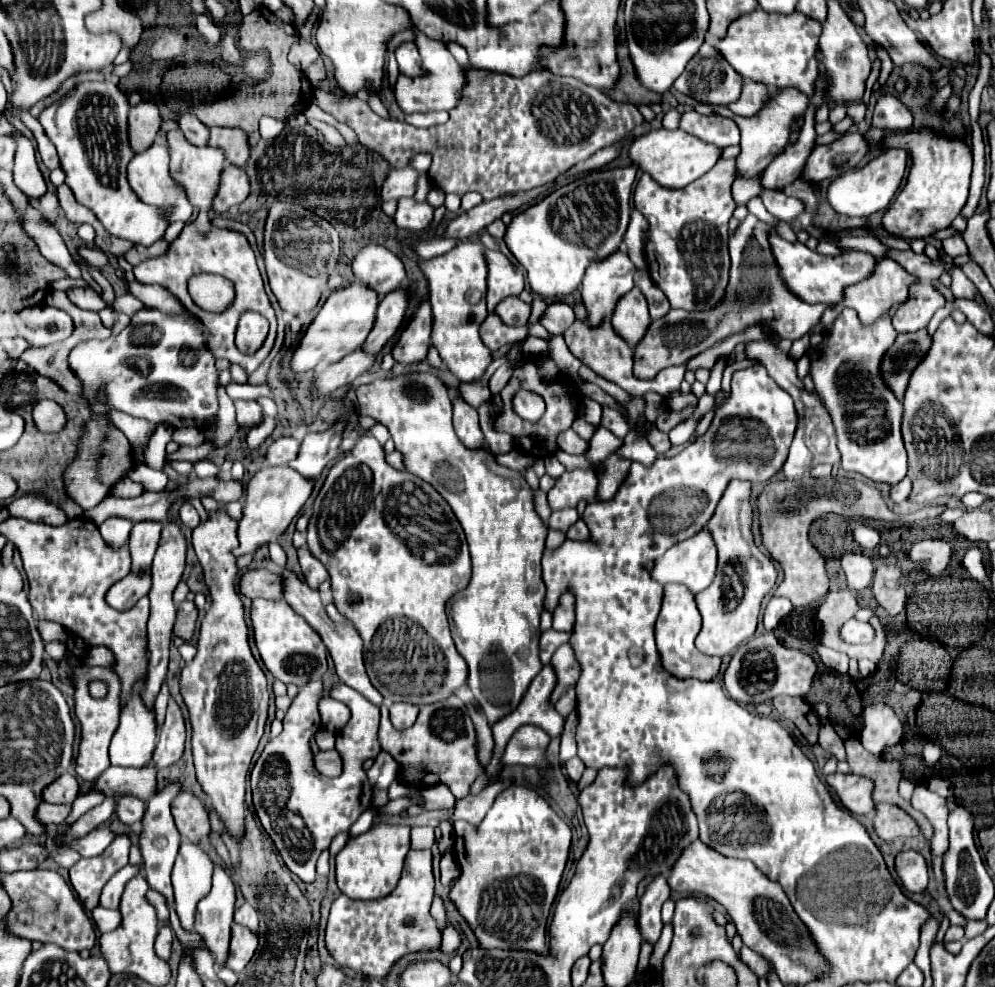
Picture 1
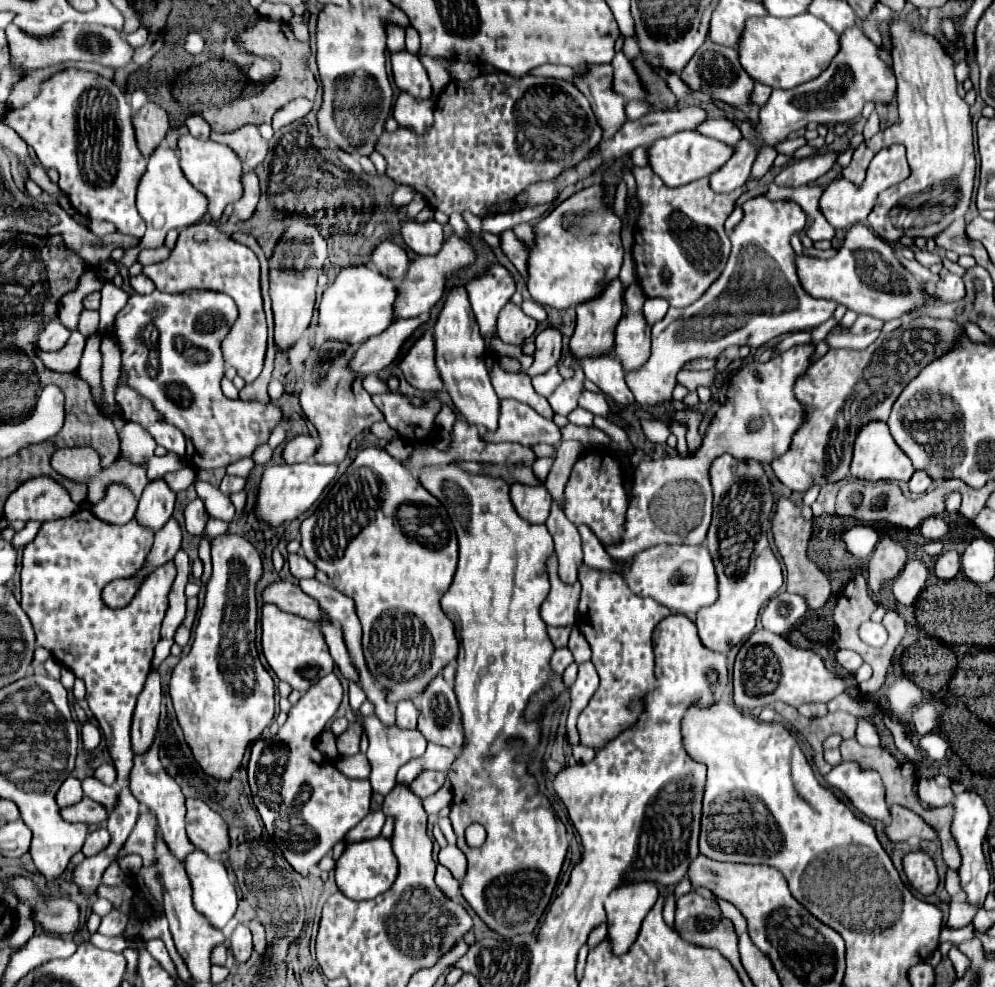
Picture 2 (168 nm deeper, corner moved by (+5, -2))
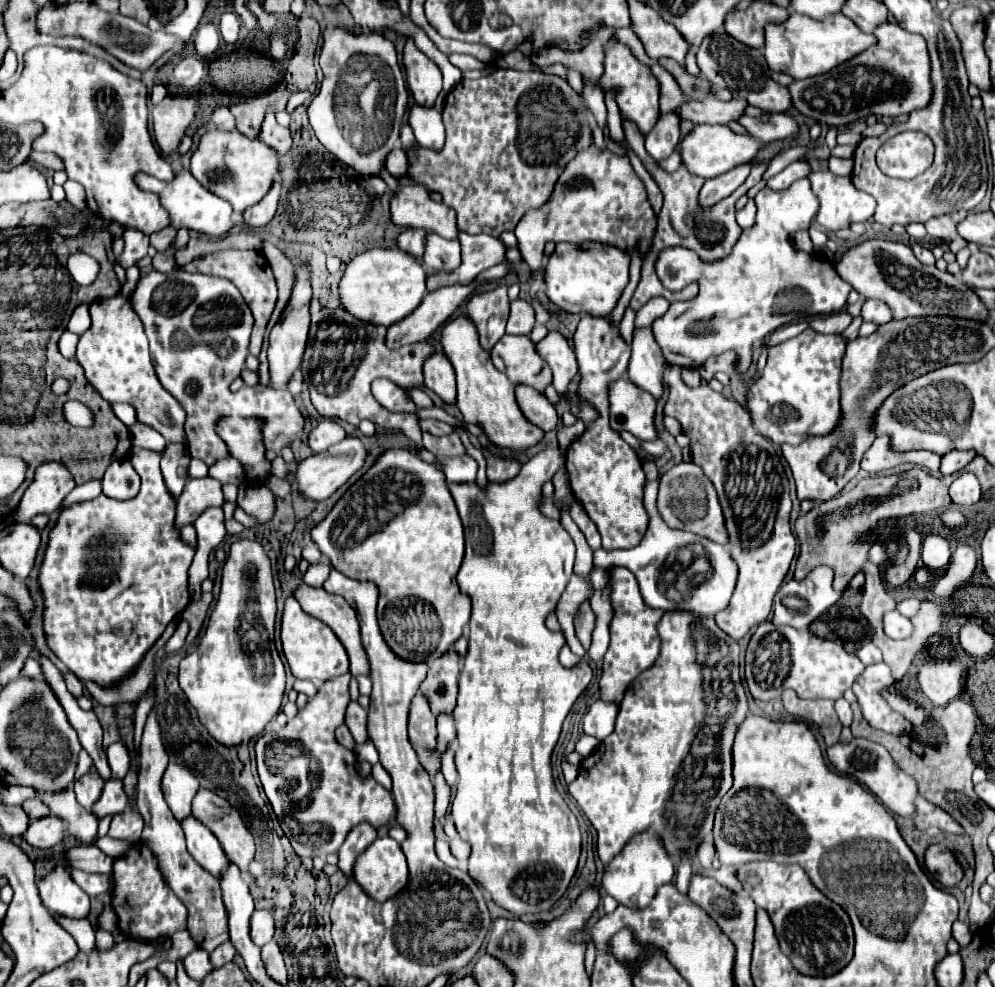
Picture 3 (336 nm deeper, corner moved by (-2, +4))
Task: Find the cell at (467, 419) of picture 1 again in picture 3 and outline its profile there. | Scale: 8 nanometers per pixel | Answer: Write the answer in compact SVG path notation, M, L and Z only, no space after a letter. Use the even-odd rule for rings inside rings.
M485 451L485 457L487 457L487 479L491 483L505 483L513 479L521 469L515 457L503 459L501 455L493 455L491 451Z

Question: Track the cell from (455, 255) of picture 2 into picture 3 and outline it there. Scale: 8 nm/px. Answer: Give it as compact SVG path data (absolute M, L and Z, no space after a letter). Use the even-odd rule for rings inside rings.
M459 233L459 237L461 237L459 241L463 251L461 267L451 273L429 271L429 279L427 279L429 291L453 283L463 283L463 285L471 283L481 271L505 261L507 245L501 239L495 239L491 235L467 235L467 233Z

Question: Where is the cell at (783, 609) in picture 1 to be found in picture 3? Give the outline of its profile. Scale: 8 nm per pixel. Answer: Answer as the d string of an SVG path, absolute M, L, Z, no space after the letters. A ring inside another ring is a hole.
M827 565L815 567L807 579L803 581L787 581L781 585L773 599L773 623L775 625L791 625L795 629L807 629L823 611L827 611L833 603L839 601L843 591L833 589L833 571Z

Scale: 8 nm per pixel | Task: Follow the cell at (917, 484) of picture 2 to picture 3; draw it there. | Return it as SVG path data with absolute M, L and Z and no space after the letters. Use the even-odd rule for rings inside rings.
M949 451L943 455L941 461L941 473L943 475L953 475L955 471L963 469L967 463L971 463L971 459L975 457L975 451Z

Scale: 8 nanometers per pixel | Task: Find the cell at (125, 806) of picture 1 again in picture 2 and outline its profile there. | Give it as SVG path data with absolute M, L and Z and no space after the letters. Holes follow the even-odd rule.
M86 777L82 781L82 787L84 787L84 795L90 797L92 801L100 801L100 805L104 805L104 809L108 809L108 813L116 807L116 797L118 797L116 787L102 785L94 777Z

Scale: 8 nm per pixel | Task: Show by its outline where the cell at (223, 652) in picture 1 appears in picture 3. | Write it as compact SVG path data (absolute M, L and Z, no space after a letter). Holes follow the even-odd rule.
M241 539L233 543L223 567L221 593L215 609L211 611L205 635L201 637L199 647L179 665L179 685L183 693L197 709L199 719L209 733L227 747L243 743L247 733L263 733L265 725L279 713L285 691L285 667L275 647L275 615L275 587L267 553L257 541Z

